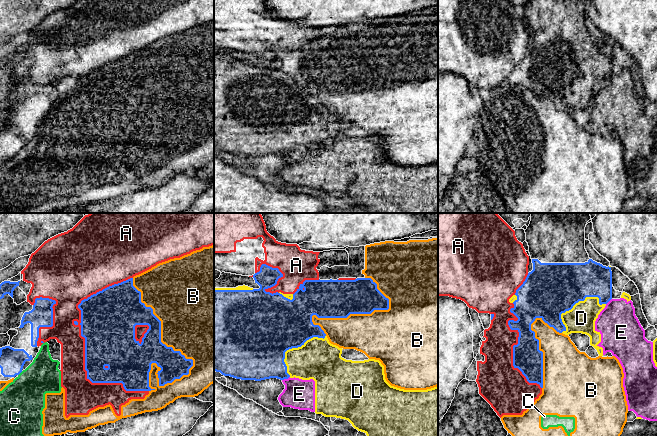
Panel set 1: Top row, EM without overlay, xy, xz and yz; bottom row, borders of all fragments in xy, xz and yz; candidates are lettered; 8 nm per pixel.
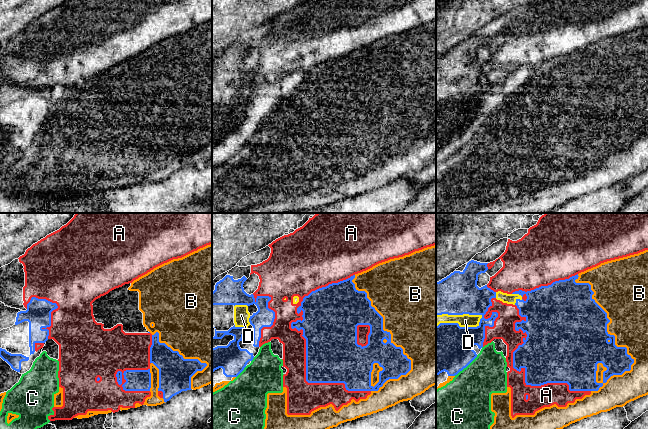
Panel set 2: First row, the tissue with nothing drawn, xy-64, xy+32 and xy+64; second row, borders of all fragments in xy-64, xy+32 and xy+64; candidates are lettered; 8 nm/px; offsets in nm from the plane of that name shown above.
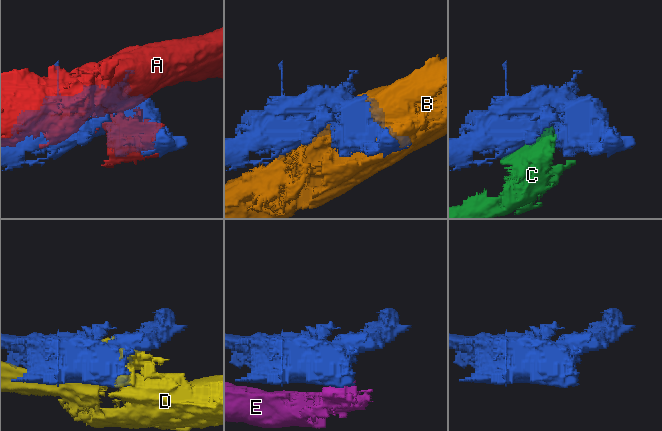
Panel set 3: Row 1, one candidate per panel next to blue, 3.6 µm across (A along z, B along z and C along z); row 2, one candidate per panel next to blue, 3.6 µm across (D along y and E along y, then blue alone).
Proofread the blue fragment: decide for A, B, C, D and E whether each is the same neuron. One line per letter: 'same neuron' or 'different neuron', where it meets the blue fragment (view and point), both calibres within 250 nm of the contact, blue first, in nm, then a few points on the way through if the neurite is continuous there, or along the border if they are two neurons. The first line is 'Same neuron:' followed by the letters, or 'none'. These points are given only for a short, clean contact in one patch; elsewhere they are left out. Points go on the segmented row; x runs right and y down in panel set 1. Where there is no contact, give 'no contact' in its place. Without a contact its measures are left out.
Same neuron: none
A: different neuron | xy (85, 345) | 440/200 nm
B: different neuron | xy (191, 359) | 220/500 nm
C: different neuron | xy (20, 372) | 190/360 nm
D: different neuron | yz (575, 303) | 420/220 nm
E: different neuron | xz (285, 378) | 360/240 nm

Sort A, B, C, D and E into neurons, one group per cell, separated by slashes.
A / B C / D E

